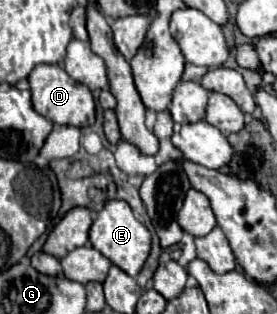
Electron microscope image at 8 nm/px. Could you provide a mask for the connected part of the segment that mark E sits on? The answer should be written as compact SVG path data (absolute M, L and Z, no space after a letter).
M109 200L101 212L97 212L97 218L91 224L89 230L89 242L95 250L99 250L105 258L109 258L115 266L119 266L123 272L127 272L129 276L137 276L139 270L143 268L149 252L151 252L151 234L145 228L145 224L141 224L127 202L123 200Z

